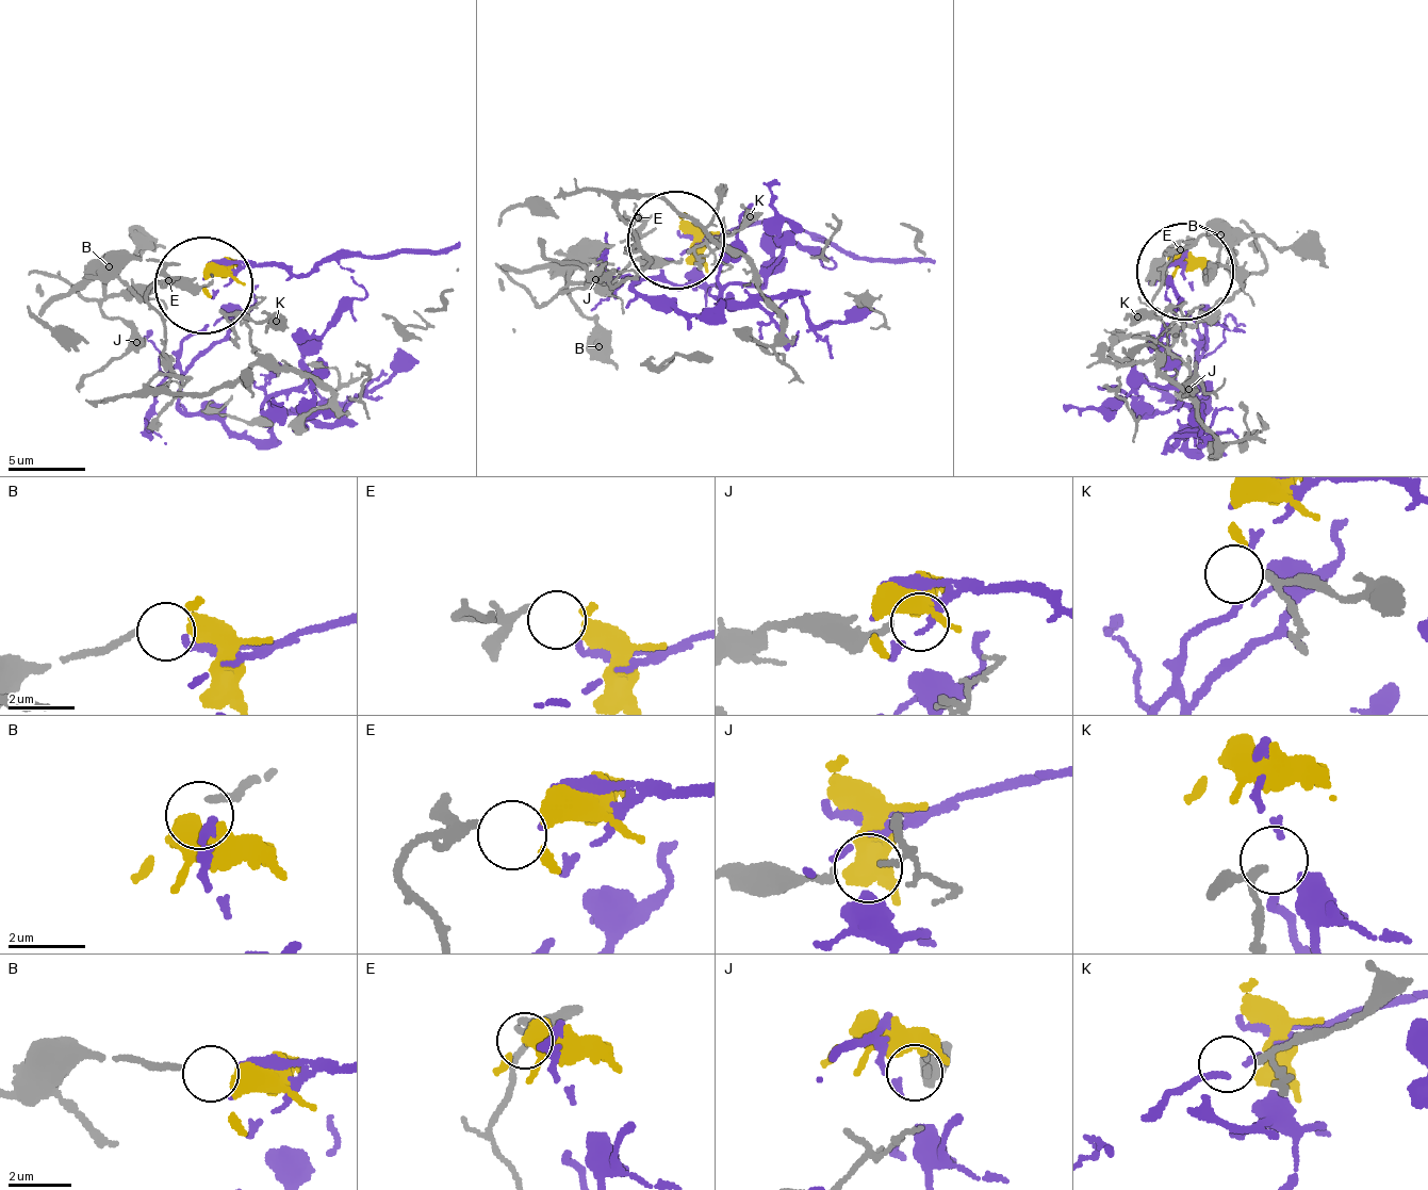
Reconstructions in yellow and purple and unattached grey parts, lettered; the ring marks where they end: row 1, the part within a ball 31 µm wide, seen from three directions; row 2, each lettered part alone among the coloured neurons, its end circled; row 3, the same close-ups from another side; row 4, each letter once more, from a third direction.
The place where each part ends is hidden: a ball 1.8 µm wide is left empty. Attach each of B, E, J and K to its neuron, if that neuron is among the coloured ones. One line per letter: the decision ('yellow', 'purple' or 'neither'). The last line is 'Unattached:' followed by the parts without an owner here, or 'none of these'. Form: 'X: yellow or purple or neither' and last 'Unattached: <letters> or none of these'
B: yellow
E: purple
J: neither
K: neither
Unattached: J, K

